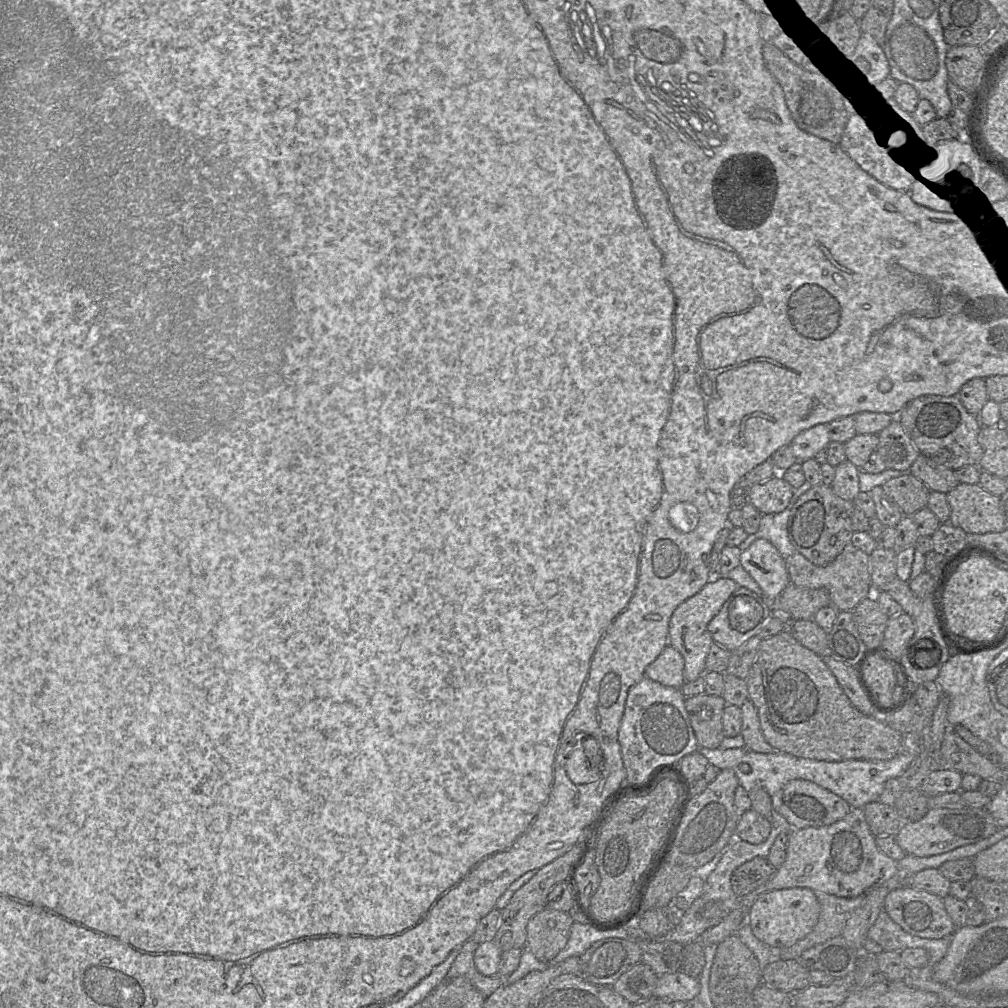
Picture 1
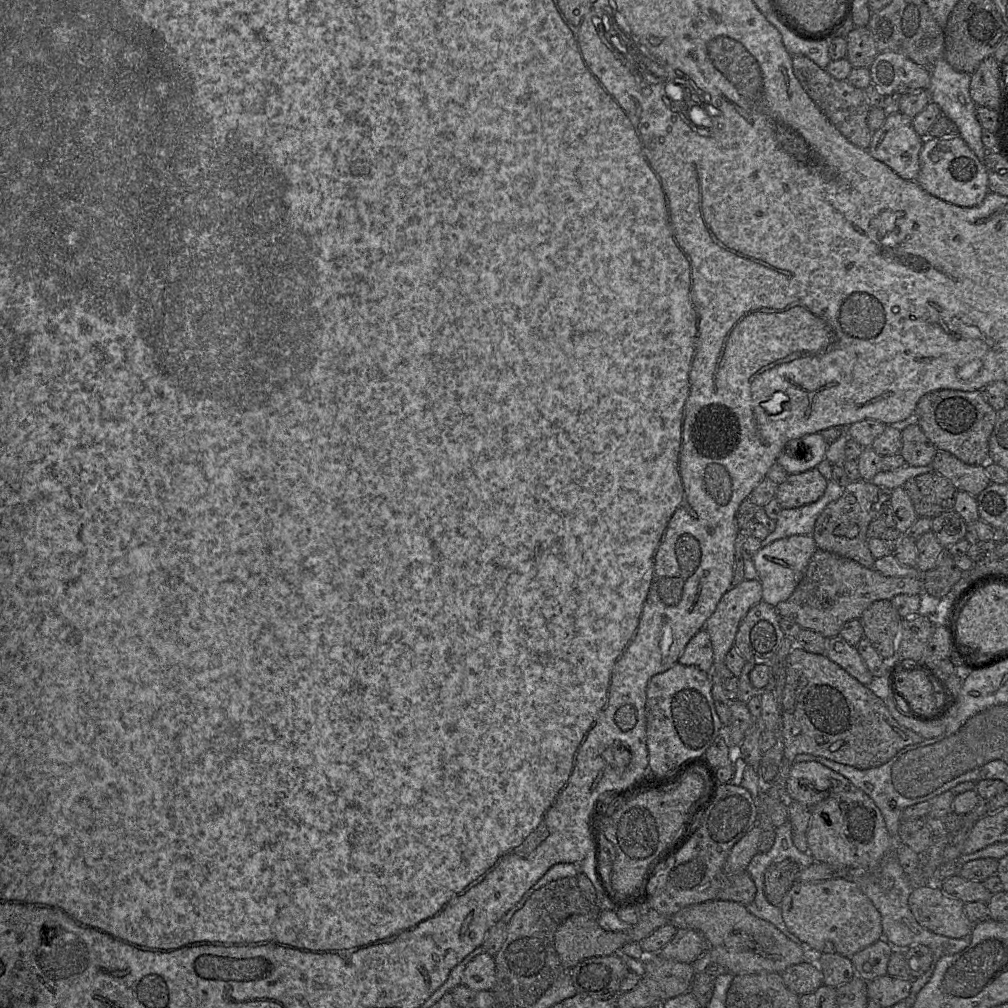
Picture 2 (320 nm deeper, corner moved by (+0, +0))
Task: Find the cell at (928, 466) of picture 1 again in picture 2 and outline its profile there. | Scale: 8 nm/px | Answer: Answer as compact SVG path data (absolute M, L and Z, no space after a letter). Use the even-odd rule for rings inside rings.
M945 450L936 451L931 467L948 478L958 491L977 497L990 483L984 465L970 465Z

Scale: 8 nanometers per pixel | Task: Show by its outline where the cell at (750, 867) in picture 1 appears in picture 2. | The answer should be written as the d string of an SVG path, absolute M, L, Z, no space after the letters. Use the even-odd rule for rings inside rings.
M791 859L772 863L765 872L764 891L769 903L780 908L783 897L797 882L803 868Z

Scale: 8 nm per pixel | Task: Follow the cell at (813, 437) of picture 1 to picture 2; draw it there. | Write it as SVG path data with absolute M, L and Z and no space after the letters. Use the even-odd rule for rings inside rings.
M820 433L804 435L785 444L777 462L789 474L816 468L825 459L828 444Z

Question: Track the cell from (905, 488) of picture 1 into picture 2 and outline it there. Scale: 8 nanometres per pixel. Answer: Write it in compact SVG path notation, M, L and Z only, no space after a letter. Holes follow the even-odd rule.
M933 470L908 479L903 488L918 517L934 518L954 510L958 490L948 478Z

